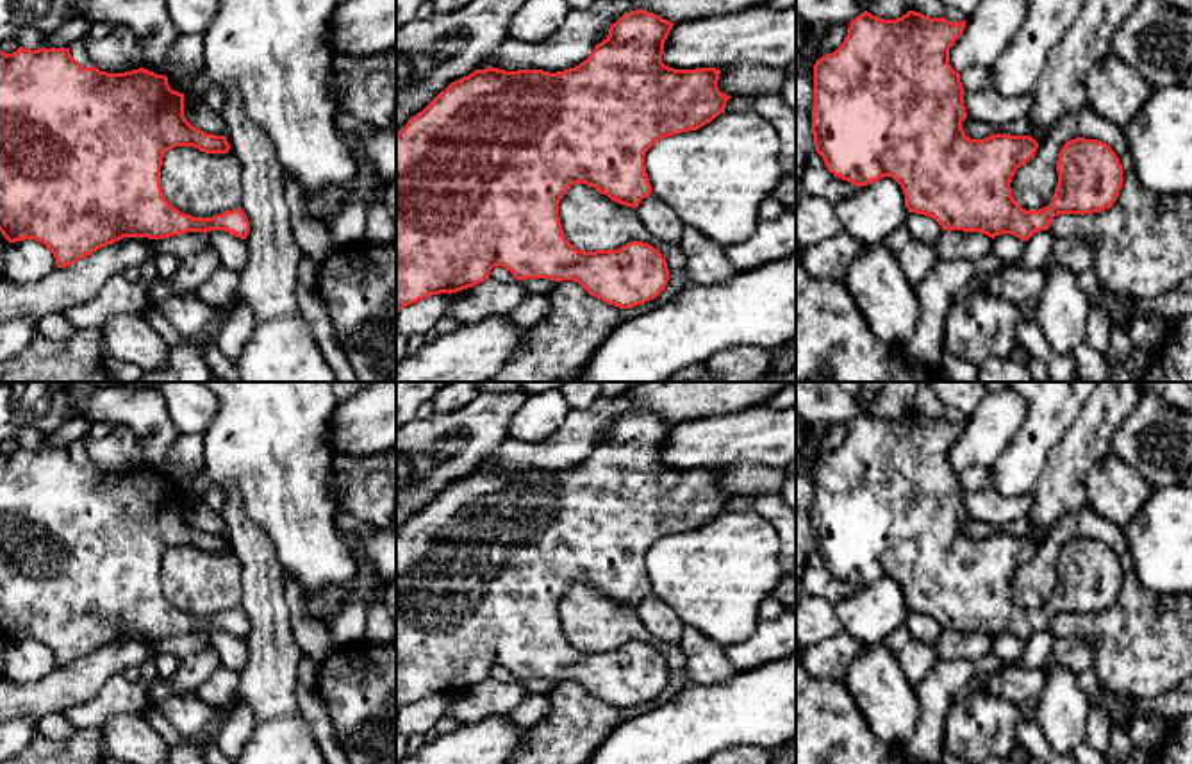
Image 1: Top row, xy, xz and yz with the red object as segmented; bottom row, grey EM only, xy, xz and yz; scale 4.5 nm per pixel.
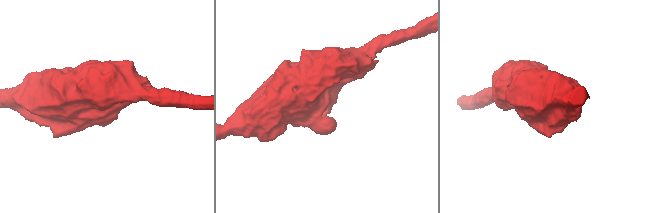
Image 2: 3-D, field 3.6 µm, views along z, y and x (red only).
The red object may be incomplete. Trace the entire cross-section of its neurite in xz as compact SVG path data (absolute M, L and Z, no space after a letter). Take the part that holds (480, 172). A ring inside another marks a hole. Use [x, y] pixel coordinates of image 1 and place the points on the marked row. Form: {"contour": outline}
{"contour": "M637 9L623 14L610 25L608 36L594 46L591 55L575 68L550 73L542 70L505 71L498 68L475 70L468 77L451 82L421 112L412 116L396 134L396 314L423 298L441 293L457 293L489 278L494 266L509 270L516 280L550 278L555 282L578 282L591 296L619 307L632 309L657 298L667 286L669 270L662 253L648 243L630 241L617 250L576 250L564 236L559 218L559 203L573 184L585 184L607 195L610 200L637 209L641 200L651 195L651 184L644 166L646 152L660 139L698 130L724 112L732 98L717 87L721 70L696 68L675 70L662 62L664 43L675 23Z"}

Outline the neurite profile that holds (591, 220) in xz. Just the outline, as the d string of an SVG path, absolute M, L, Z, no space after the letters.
M573 184L559 203L566 239L585 252L617 250L630 241L657 248L667 262L669 280L658 298L666 303L687 286L687 261L680 245L667 245L642 227L633 207L621 205L585 184Z

